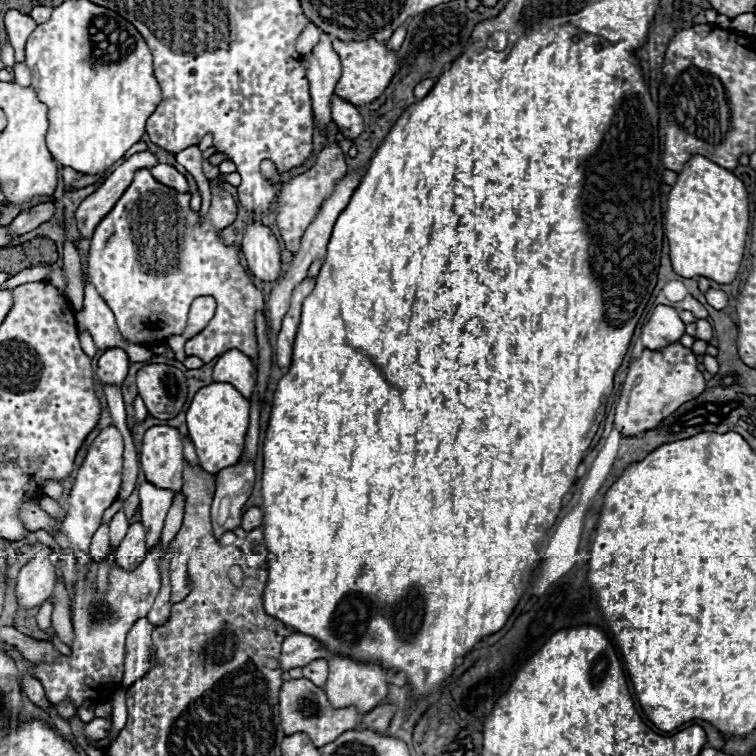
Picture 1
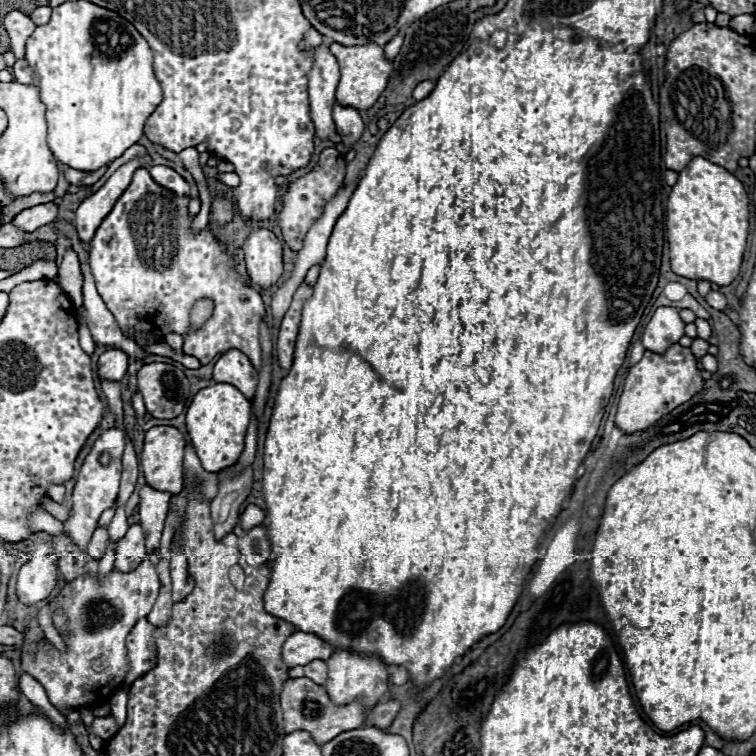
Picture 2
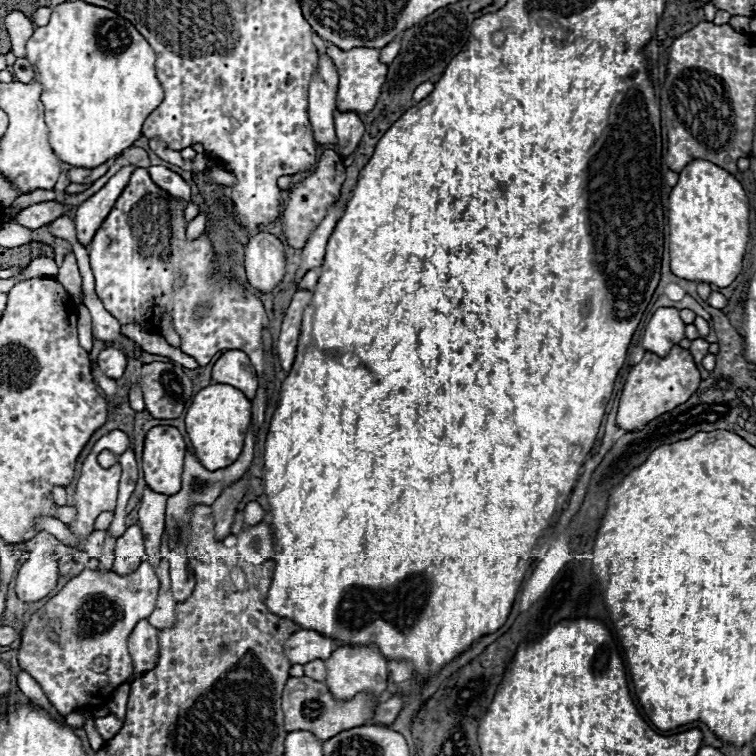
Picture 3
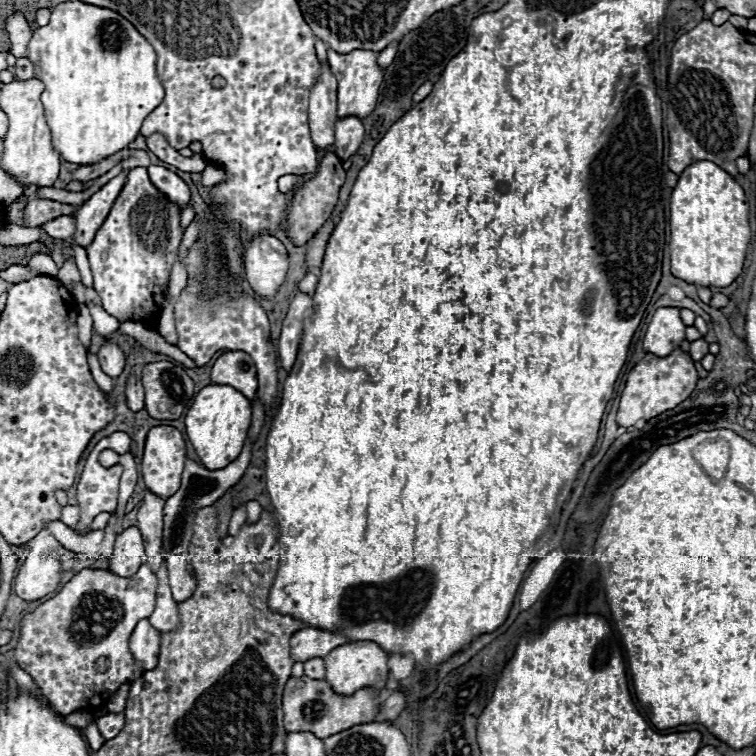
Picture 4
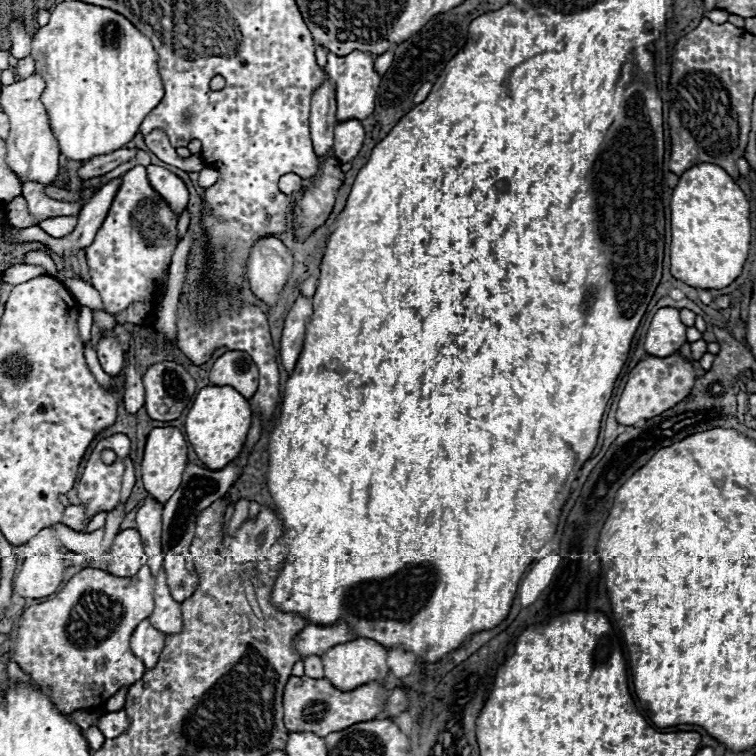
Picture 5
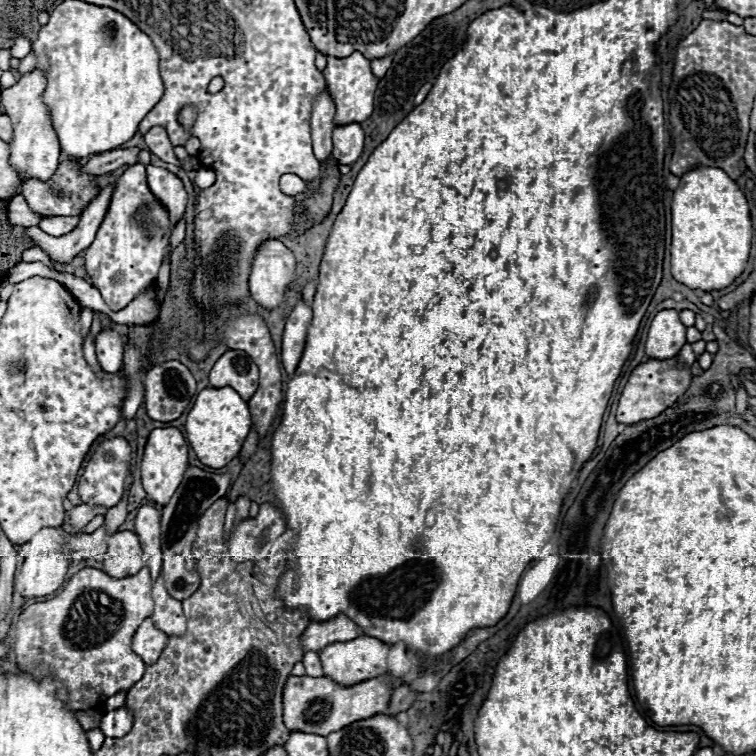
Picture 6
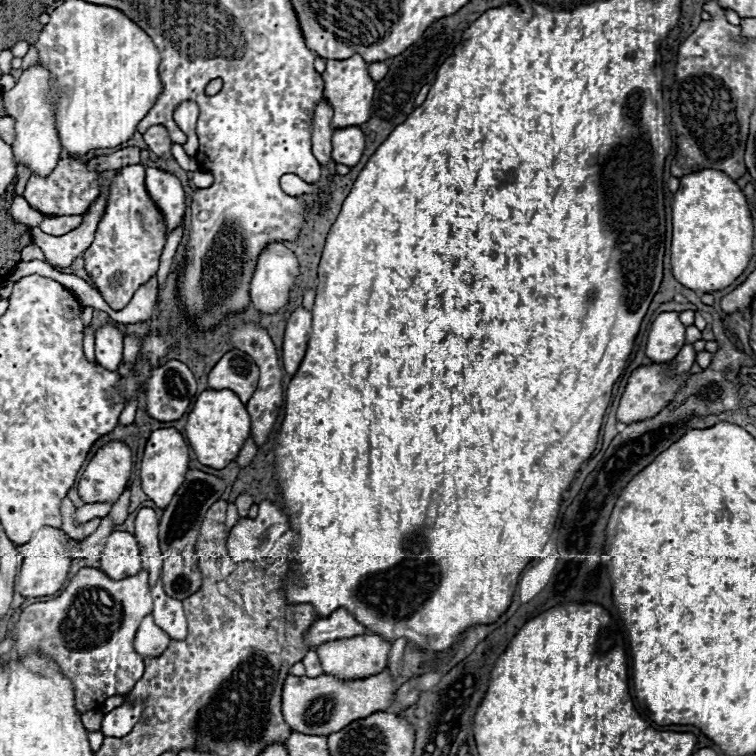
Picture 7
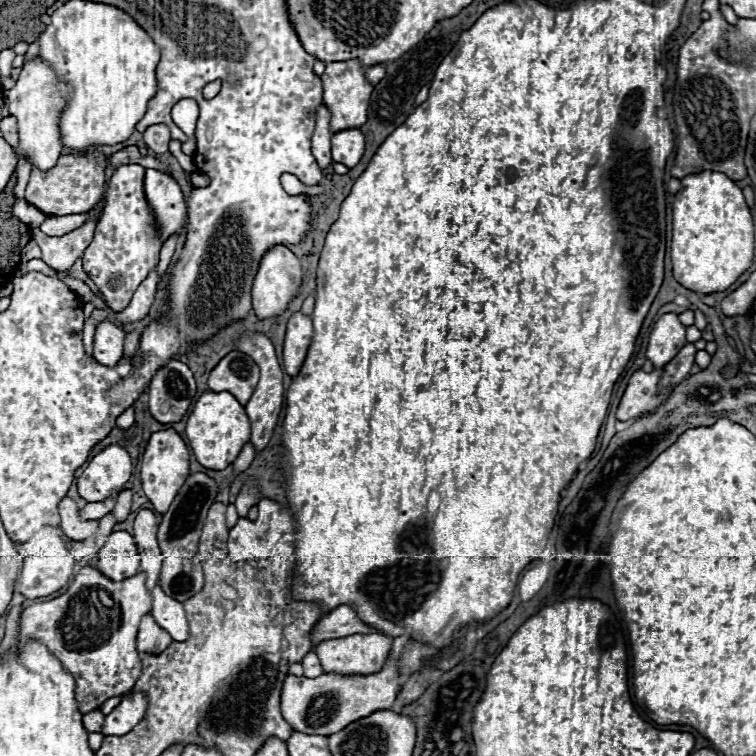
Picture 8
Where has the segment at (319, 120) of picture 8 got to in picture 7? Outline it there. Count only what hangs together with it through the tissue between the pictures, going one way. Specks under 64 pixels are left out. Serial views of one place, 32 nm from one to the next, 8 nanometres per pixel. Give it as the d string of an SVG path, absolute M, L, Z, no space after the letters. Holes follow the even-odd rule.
M322 98L314 108L314 130L312 130L312 152L318 158L318 162L324 166L330 162L332 154L332 116L334 110L326 98Z

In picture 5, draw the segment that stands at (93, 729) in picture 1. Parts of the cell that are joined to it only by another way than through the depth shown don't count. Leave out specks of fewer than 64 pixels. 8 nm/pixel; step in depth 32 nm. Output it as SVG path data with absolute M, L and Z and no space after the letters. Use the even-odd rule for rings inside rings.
M124 710L112 712L112 714L108 712L106 716L102 716L98 720L98 728L104 734L104 738L116 738L128 728L128 716L126 716Z

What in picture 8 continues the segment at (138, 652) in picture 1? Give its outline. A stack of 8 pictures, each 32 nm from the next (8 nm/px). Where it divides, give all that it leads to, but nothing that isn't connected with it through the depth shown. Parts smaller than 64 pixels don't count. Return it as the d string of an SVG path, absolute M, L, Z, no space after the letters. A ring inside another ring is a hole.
M144 616L142 618L142 624L140 624L140 630L138 630L138 638L136 638L136 648L138 652L144 652L144 654L160 654L164 652L168 646L170 646L172 638L166 630L158 628L158 624L152 620L152 616Z

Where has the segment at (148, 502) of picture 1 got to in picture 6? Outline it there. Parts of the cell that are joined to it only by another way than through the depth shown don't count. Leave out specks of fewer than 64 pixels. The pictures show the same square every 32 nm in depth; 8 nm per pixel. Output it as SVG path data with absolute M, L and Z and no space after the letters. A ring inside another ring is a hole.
M144 504L136 514L136 534L144 552L144 566L150 568L152 580L158 578L162 570L160 552L160 506Z

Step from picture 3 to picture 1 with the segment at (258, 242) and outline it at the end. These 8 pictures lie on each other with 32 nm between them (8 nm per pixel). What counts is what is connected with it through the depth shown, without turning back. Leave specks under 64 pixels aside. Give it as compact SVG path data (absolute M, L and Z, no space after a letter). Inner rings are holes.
M248 220L242 238L242 250L254 282L272 282L280 276L280 246L276 236L260 220Z

